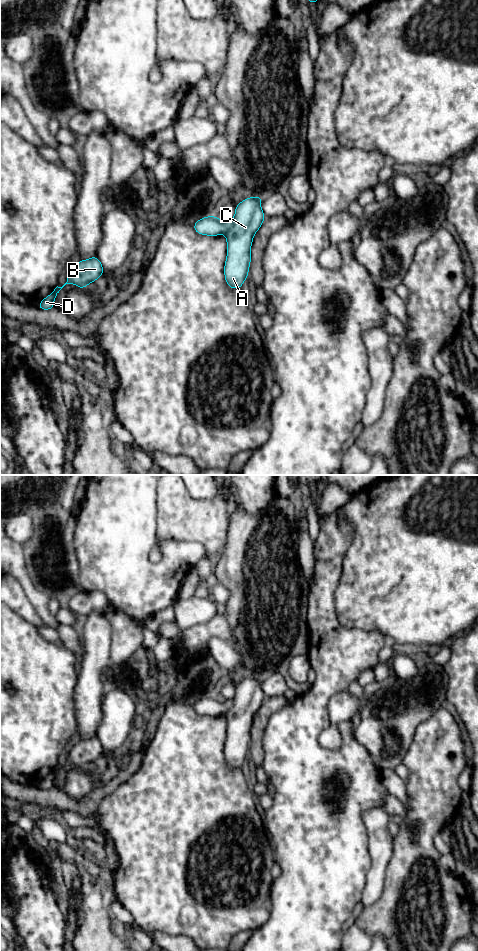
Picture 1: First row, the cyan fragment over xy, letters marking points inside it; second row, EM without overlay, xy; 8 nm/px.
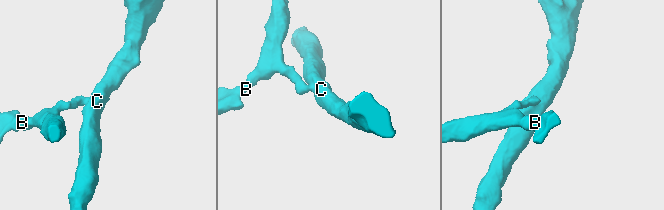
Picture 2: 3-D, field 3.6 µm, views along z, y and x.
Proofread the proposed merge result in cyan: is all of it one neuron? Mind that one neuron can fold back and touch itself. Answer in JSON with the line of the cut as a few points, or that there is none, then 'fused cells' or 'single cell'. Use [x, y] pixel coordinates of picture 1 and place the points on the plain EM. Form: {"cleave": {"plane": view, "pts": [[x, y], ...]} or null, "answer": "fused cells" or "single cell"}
{"cleave": {"plane": "xy", "pts": [[231, 700], [230, 707], [224, 713]]}, "answer": "fused cells"}

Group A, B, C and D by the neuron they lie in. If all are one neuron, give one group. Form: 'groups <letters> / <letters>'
groups A C / B D

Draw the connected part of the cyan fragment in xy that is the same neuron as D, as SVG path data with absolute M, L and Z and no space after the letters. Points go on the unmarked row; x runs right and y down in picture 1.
M94 736L91 737L87 740L80 740L76 745L74 745L72 747L72 749L68 752L66 760L67 762L62 766L62 767L56 767L54 769L54 771L48 775L47 777L45 777L40 784L37 786L38 788L42 789L42 790L50 790L52 788L54 788L54 780L57 776L57 774L59 773L59 771L66 765L66 764L74 764L76 766L78 766L80 769L85 768L87 765L89 765L90 763L94 762L95 760L97 760L98 758L101 757L101 755L103 754L104 749L103 746L100 742L100 740Z

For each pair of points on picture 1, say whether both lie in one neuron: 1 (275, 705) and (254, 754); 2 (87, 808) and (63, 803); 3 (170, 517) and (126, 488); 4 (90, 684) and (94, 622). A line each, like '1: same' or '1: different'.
1: same
2: same
3: different
4: same

